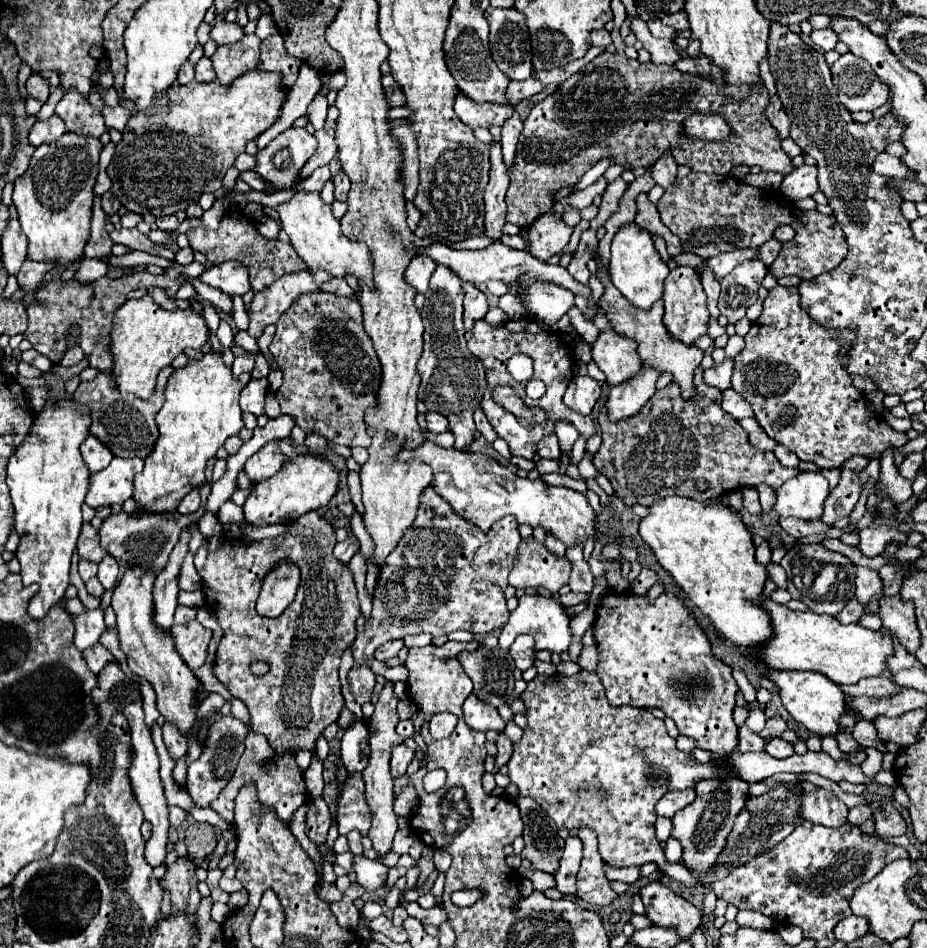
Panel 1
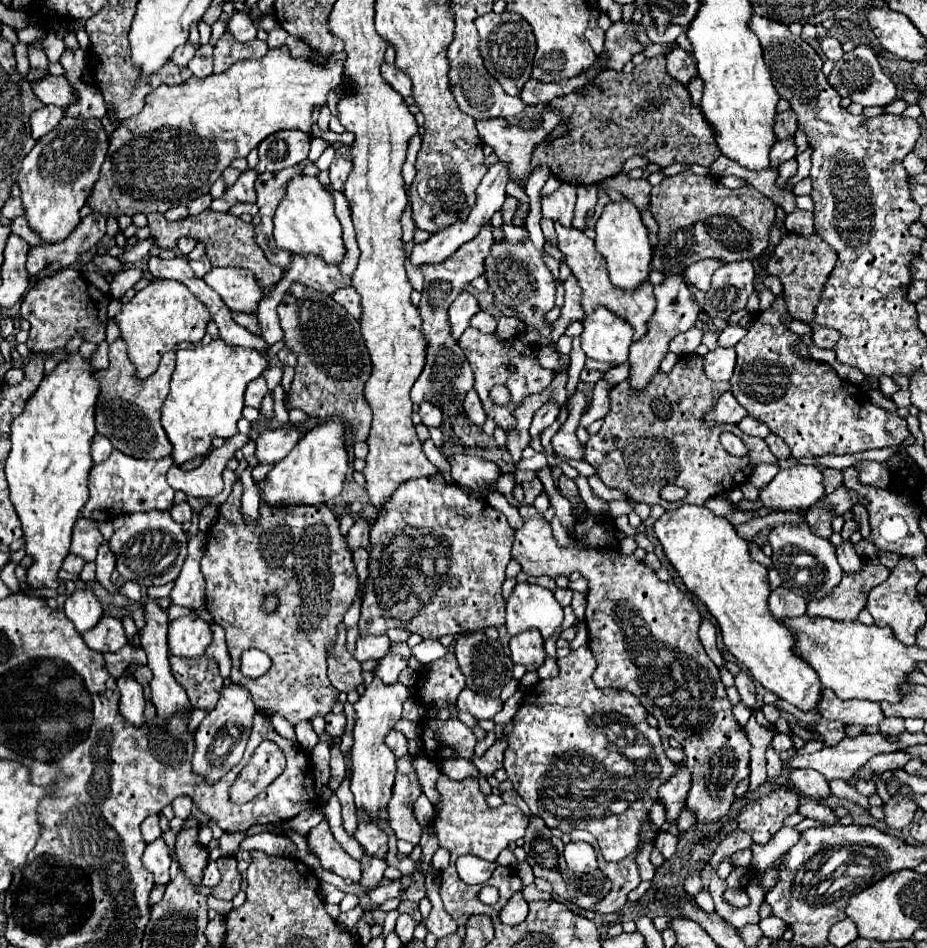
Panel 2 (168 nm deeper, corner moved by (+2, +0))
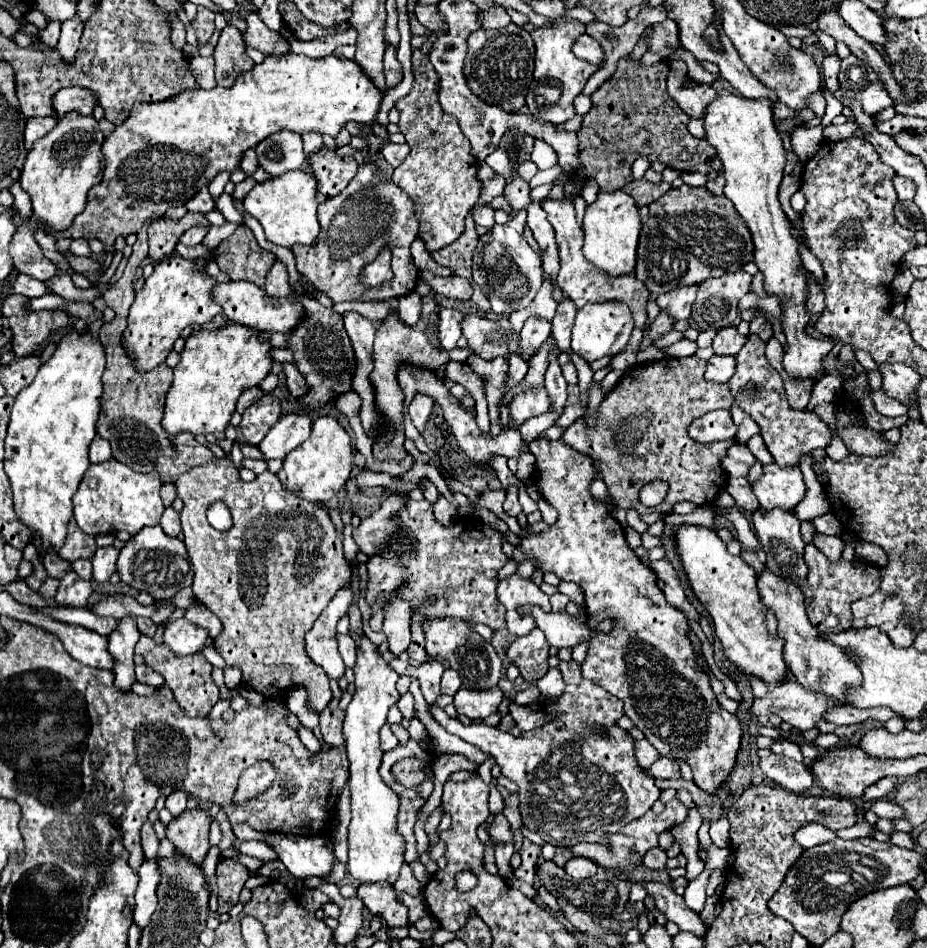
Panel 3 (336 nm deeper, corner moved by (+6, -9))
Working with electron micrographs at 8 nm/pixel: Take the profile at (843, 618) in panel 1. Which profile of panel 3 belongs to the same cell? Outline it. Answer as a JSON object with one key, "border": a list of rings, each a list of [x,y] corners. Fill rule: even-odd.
{"border":[[[811,542],[807,544],[805,548],[805,562],[809,566],[809,574],[807,574],[807,582],[801,584],[801,592],[805,596],[805,604],[807,604],[807,616],[809,616],[809,622],[819,630],[819,632],[843,632],[843,630],[849,630],[851,628],[851,620],[853,620],[853,614],[851,614],[851,604],[863,596],[871,596],[877,588],[879,588],[879,582],[881,576],[879,576],[879,566],[871,564],[871,562],[865,562],[863,564],[863,570],[859,572],[855,564],[833,564],[831,560],[825,558],[825,554]],[[827,616],[837,616],[839,624],[835,628],[827,628],[825,626],[825,618]]]}

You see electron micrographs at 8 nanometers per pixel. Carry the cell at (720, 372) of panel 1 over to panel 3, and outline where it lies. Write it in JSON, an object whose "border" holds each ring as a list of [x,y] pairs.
{"border":[[[711,356],[707,362],[705,380],[727,382],[735,372],[735,356]]]}

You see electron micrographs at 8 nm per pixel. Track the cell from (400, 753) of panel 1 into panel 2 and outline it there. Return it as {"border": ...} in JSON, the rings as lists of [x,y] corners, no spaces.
{"border":[[[391,729],[391,731],[387,733],[387,737],[385,737],[385,743],[387,743],[387,747],[389,747],[397,757],[405,755],[405,751],[407,751],[407,739],[405,739],[405,735],[401,735],[401,731]]]}

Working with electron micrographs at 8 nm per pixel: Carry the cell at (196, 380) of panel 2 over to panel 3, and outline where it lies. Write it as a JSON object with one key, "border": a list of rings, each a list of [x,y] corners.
{"border":[[[229,322],[225,328],[215,328],[215,330],[197,330],[191,334],[185,342],[185,348],[181,352],[181,362],[173,370],[173,384],[167,392],[167,402],[165,402],[165,416],[161,420],[163,428],[167,430],[169,438],[175,440],[177,434],[181,432],[191,432],[193,436],[207,436],[207,434],[223,434],[225,428],[231,422],[231,416],[237,410],[237,400],[239,396],[251,388],[257,386],[261,380],[271,370],[271,356],[269,356],[271,346],[267,342],[259,340],[259,330],[245,328],[241,324]]]}

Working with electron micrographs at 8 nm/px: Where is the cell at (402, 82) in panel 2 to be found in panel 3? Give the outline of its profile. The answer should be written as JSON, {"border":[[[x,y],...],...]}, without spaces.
{"border":[[[387,48],[385,52],[385,80],[387,80],[387,86],[397,86],[401,80],[403,80],[403,66],[401,62],[397,60],[395,56],[395,48]]]}

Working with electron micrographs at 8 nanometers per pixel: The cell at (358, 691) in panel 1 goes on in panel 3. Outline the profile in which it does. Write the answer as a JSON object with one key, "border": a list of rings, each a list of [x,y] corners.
{"border":[[[351,586],[337,592],[337,596],[329,602],[325,612],[319,616],[319,620],[313,624],[313,628],[305,636],[307,644],[307,656],[319,664],[329,678],[341,680],[345,676],[345,664],[341,660],[341,654],[337,652],[337,622],[347,614],[347,608],[351,604],[353,592]]]}

